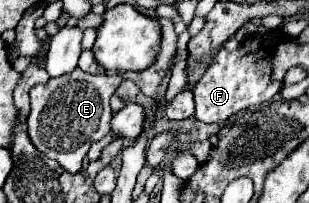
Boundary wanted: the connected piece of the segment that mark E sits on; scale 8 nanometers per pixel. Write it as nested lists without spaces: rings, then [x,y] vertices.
[[[75,67],[71,73],[35,85],[31,95],[31,113],[27,117],[29,139],[35,149],[49,159],[55,159],[65,171],[77,173],[91,143],[111,133],[111,107],[109,99],[119,87],[123,77],[91,75]]]

